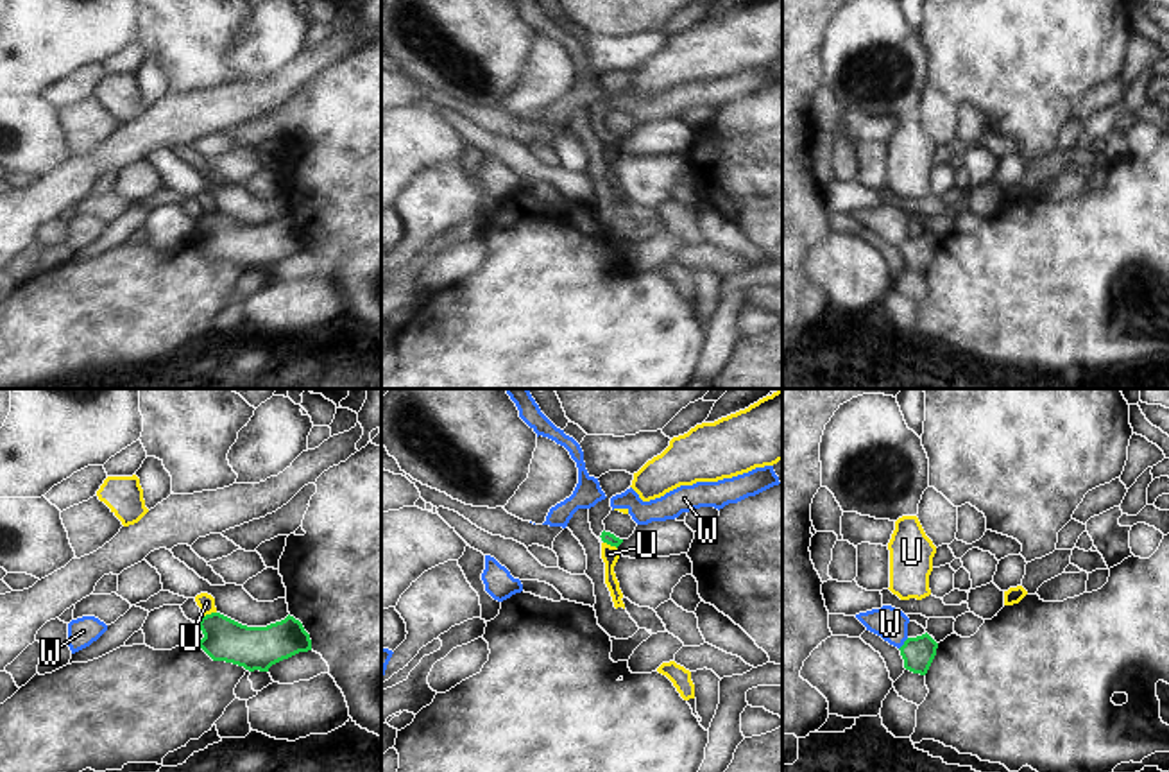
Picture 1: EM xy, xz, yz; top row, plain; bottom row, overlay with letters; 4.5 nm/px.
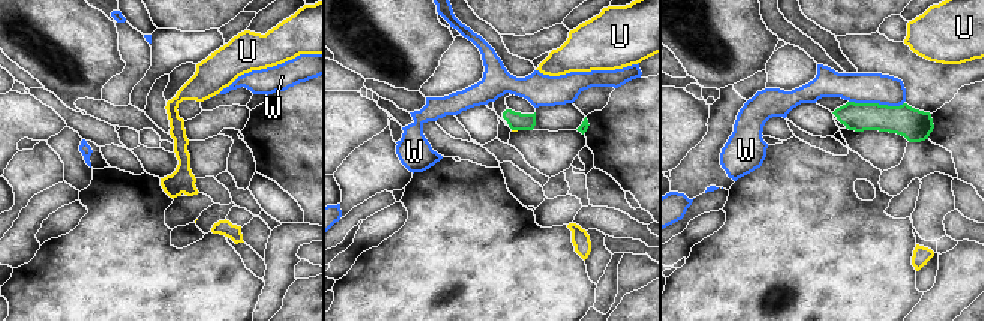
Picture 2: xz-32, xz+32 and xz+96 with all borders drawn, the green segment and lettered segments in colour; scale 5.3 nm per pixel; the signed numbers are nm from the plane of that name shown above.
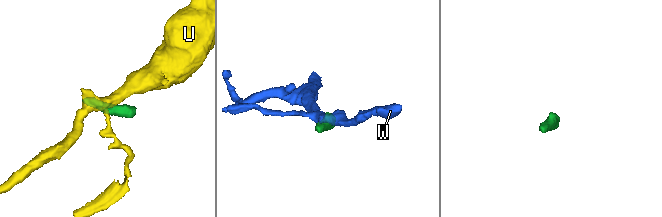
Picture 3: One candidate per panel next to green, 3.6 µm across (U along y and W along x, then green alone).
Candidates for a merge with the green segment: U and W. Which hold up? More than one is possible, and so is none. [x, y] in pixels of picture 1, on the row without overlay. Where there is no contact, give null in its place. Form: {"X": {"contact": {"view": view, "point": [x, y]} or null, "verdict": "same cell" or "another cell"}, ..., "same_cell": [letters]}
{"U": {"contact": {"view": "xy", "point": [208, 214]}, "verdict": "another cell"}, "W": {"contact": {"view": "yz", "point": [904, 242]}, "verdict": "another cell"}, "same_cell": []}

